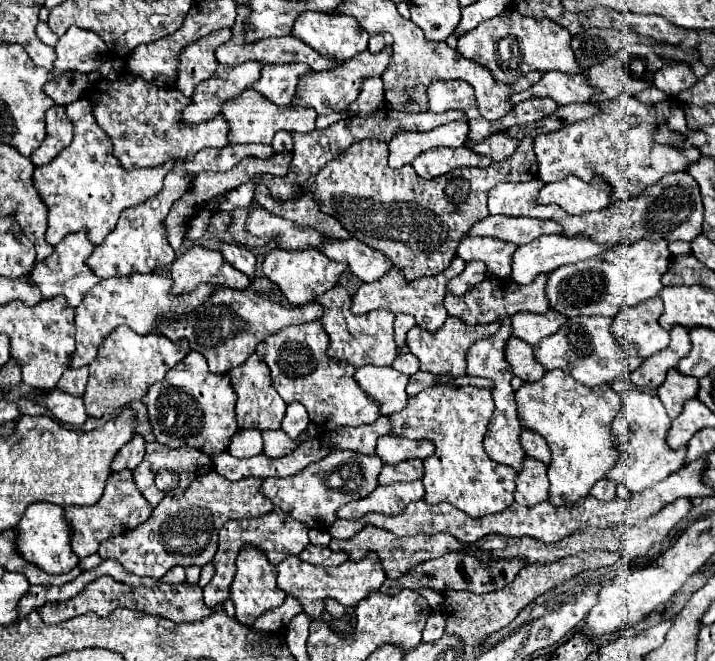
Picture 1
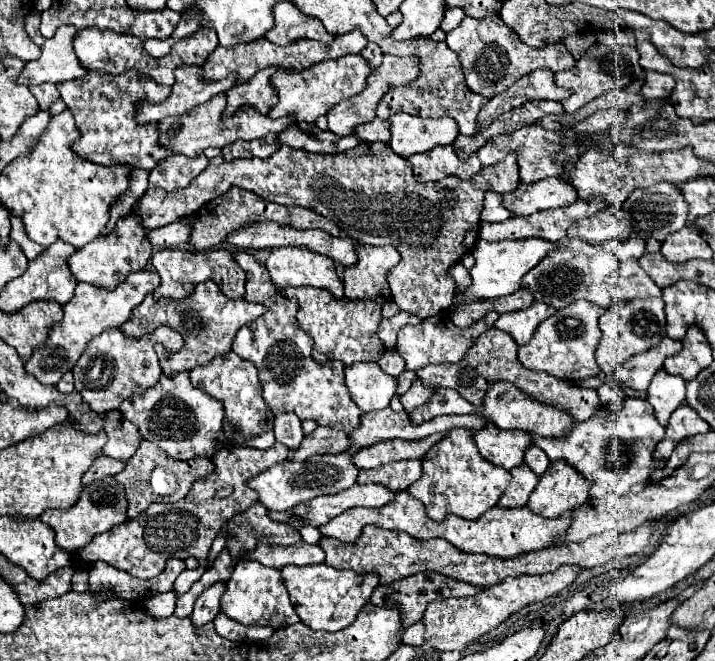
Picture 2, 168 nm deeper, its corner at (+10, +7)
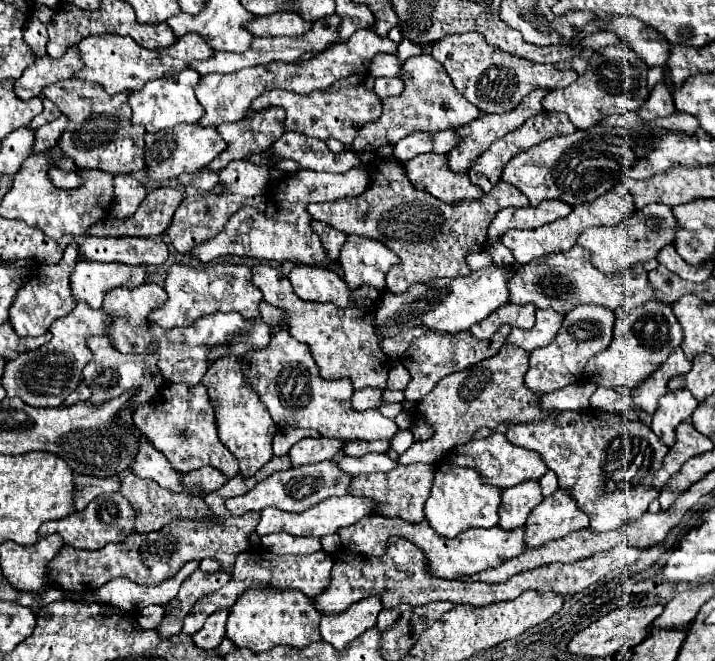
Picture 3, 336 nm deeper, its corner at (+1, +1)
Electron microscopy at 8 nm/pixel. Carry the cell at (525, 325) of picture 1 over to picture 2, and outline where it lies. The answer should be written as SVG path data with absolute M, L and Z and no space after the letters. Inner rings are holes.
M535 302L533 306L529 306L527 310L521 312L509 312L509 314L501 314L499 320L495 322L495 326L499 330L505 330L519 346L527 344L531 340L531 336L535 334L537 326L547 320L549 316L553 316L555 310L549 304L543 302Z

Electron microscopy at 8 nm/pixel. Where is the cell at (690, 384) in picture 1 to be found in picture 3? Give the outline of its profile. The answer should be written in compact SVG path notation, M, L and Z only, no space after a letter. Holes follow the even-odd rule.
M668 390L658 404L658 410L652 418L652 430L660 436L660 440L668 446L674 444L674 430L680 422L688 420L696 410L698 402L688 390Z

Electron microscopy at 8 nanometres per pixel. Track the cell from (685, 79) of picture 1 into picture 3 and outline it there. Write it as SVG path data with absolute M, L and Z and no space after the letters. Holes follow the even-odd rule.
M656 84L654 90L650 92L650 98L644 102L644 106L638 110L638 114L644 120L652 120L656 116L666 116L672 114L674 108L674 100L672 100L672 92L668 90L666 84Z

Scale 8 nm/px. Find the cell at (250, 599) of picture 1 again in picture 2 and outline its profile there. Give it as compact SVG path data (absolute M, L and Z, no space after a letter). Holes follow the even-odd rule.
M257 562L237 564L229 580L229 586L223 594L221 612L243 626L271 626L273 630L287 628L291 624L301 622L289 602L289 594L283 584L281 572L267 568L263 564L257 564Z

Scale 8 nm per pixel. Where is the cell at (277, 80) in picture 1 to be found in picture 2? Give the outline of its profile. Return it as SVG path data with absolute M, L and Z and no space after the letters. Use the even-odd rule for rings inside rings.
M267 68L265 72L257 72L257 76L249 80L249 84L233 86L231 90L227 90L227 106L223 116L225 118L233 116L245 106L251 106L253 110L261 114L267 114L273 108L273 104L277 104L277 92L269 88L271 74L273 74L273 68Z

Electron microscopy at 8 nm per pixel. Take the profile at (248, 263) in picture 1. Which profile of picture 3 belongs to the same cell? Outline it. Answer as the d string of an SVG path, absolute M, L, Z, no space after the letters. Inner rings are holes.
M260 302L262 320L270 328L270 342L262 350L248 350L242 358L242 372L260 396L278 428L314 428L326 438L338 440L390 440L398 430L396 422L384 418L378 410L358 412L352 408L352 382L348 378L324 380L310 354L310 348L294 340L288 332L288 314L282 308Z

